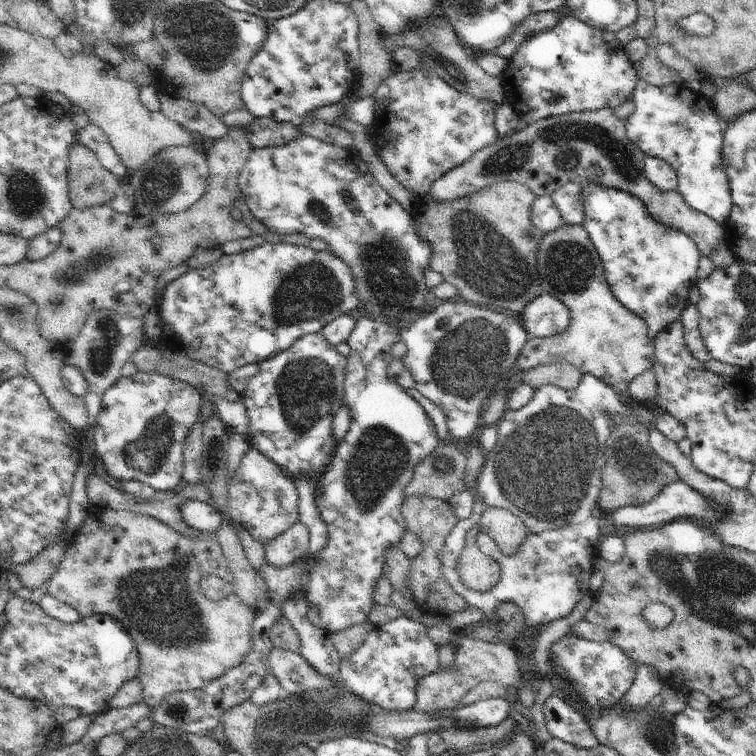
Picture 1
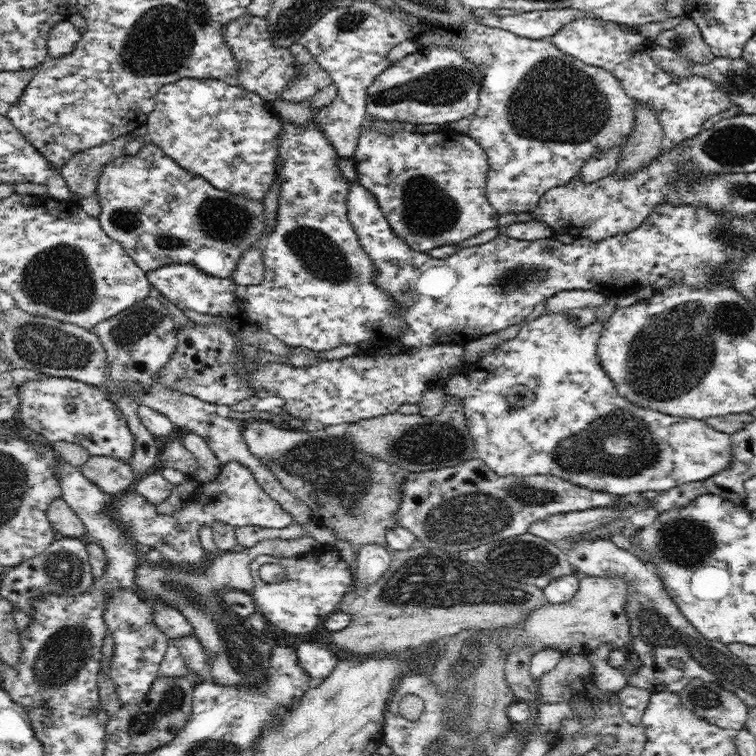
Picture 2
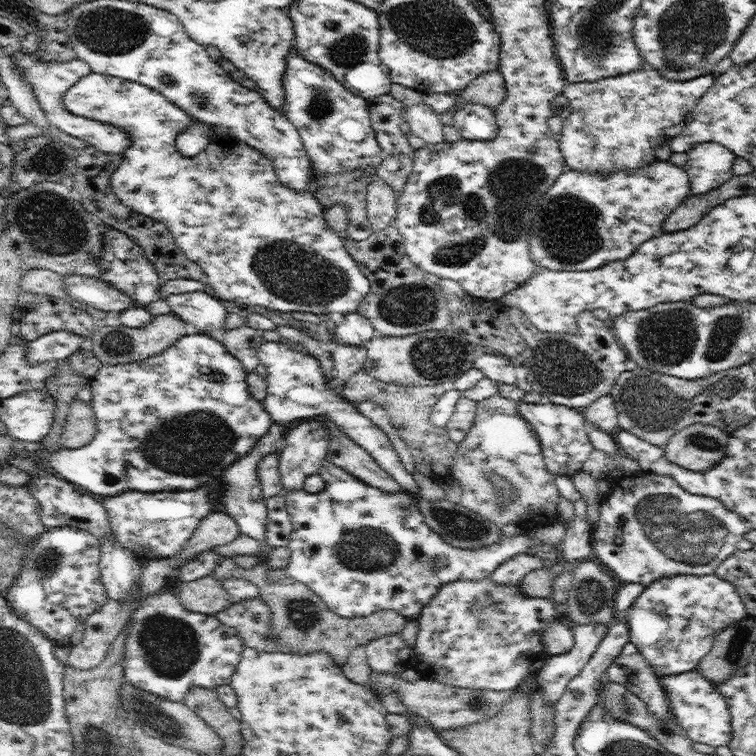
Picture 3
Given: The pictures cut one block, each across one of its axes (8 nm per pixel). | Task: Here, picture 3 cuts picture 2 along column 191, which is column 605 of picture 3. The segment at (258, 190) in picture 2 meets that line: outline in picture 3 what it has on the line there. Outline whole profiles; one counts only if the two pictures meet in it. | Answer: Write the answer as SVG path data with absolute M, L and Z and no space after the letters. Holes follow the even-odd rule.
M646 64L642 70L594 82L567 83L563 95L569 101L571 113L558 134L559 147L567 169L609 173L610 171L634 171L656 159L654 145L664 144L664 129L682 124L684 117L694 109L698 100L714 84L714 74L705 74L692 80L670 80L658 70Z

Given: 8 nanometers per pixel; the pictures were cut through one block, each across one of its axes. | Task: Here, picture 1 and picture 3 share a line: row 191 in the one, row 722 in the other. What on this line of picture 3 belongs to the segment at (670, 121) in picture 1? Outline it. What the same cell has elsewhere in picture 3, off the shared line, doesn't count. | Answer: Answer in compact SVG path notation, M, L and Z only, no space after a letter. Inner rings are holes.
M694 669L678 674L659 675L658 682L666 693L669 706L672 706L677 724L694 743L703 742L711 747L728 746L732 740L731 714L726 698L718 692L710 679Z

